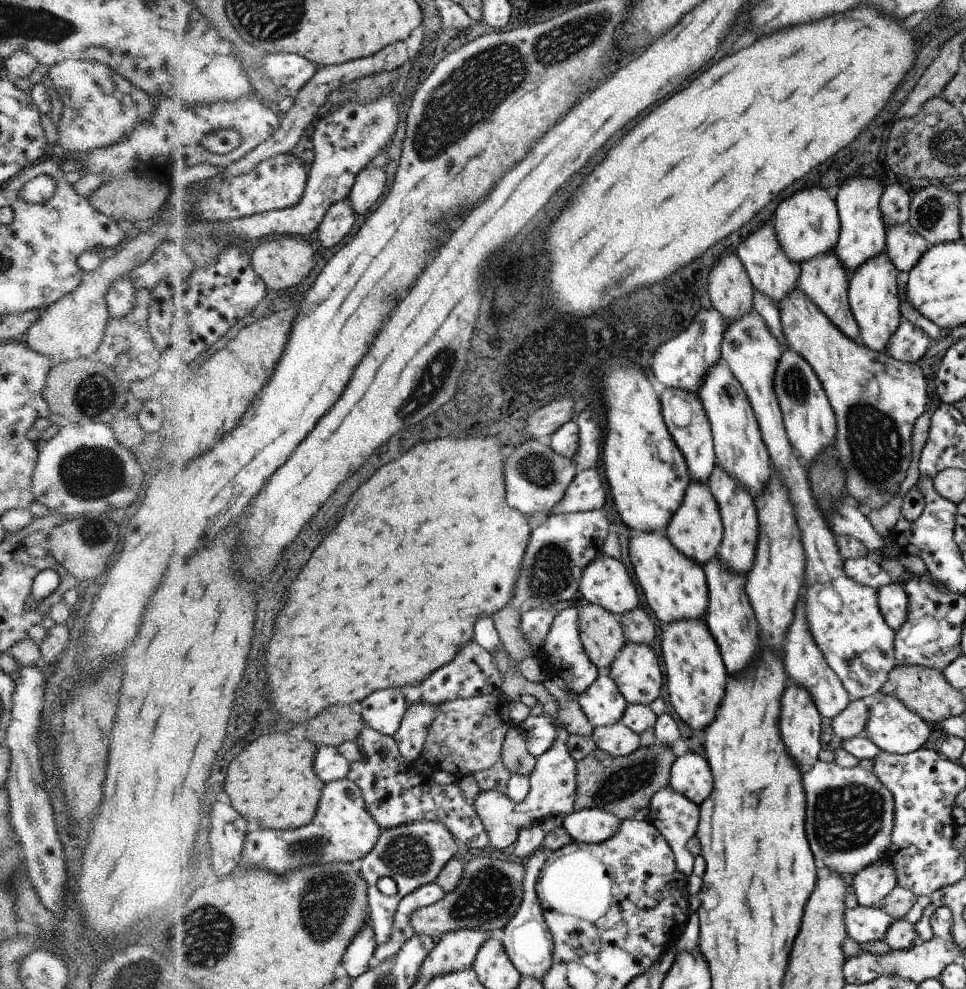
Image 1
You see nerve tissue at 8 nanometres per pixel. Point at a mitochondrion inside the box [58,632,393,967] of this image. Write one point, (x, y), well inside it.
(324, 903)

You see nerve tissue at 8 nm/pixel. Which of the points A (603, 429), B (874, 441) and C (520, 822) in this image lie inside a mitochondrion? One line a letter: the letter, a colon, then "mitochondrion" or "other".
A: other
B: mitochondrion
C: other

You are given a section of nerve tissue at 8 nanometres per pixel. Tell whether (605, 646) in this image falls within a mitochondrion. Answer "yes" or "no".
no

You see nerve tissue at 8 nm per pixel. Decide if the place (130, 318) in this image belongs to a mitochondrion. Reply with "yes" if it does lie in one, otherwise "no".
no

